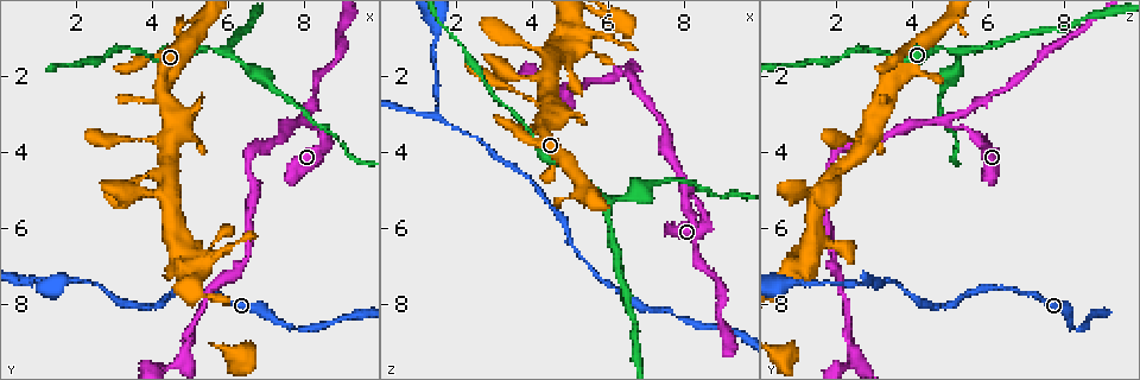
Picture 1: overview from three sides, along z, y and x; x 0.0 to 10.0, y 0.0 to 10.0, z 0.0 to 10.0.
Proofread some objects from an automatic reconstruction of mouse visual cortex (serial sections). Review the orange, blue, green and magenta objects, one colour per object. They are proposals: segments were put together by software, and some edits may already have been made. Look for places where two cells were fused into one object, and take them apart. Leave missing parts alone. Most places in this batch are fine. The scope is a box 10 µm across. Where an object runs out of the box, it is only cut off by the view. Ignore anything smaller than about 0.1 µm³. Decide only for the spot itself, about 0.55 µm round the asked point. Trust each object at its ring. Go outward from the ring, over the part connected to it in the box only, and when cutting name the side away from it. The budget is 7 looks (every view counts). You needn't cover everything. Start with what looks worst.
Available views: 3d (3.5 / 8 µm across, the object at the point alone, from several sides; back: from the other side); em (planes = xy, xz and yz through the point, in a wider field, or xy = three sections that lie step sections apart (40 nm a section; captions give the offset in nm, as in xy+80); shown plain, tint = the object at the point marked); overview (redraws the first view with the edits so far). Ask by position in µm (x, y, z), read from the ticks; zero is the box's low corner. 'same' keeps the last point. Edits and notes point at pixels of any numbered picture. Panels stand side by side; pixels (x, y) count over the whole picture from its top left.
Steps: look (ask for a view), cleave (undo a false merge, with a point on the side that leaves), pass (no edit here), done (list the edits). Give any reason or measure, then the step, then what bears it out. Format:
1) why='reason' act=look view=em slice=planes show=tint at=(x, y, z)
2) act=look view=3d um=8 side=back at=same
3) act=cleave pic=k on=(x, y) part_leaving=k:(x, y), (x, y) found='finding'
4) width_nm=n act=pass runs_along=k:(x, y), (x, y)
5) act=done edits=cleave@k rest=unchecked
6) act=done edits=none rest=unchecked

why='a fork' act=look view=3d um=3.5 at=(1.50, 7.45, 3.00)

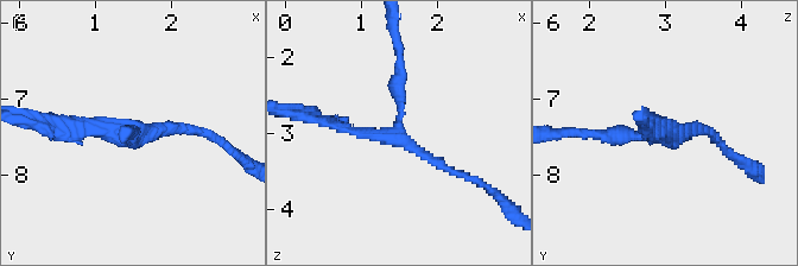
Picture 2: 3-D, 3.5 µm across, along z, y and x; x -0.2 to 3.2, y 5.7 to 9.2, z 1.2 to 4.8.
act=look view=em slice=planes show=tint at=(1.55, 7.40, 3.10)

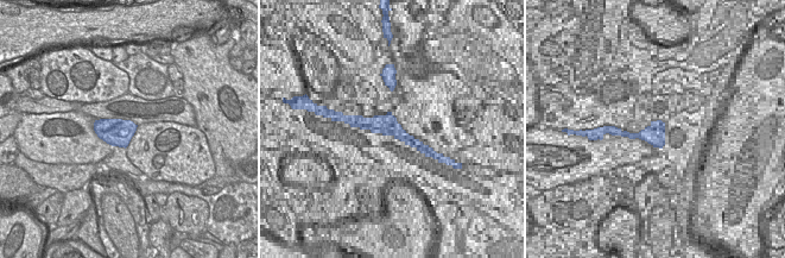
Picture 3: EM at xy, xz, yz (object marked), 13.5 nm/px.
arms=3 arm_widths_nm=100,150,200 act=pass runs_along=2:(466, 177), (399, 137), (399, 61) found='one cell here'

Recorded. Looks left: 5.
why='side arm on a straight run' act=look view=3d um=3.5 at=(8.05, 3.25, 4.95)

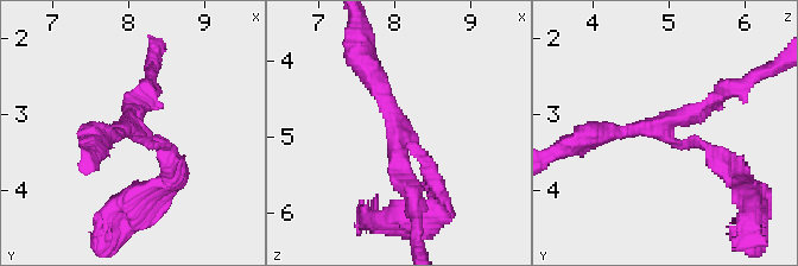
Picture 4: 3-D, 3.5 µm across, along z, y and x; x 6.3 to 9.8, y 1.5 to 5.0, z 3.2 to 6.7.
act=look view=em slice=xy step=5 show=tint at=(8.10, 3.25, 4.95)

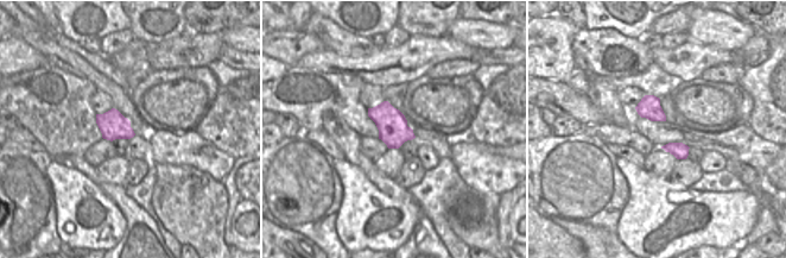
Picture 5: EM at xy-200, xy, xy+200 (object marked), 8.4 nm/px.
width_nm=260 act=pass runs_along=4:(435, 187), (365, 65) found='continuous, no second cell'

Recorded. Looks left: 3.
why='three arms meet' act=look view=3d um=3.5 side=back at=(5.80, 1.40, 5.25)

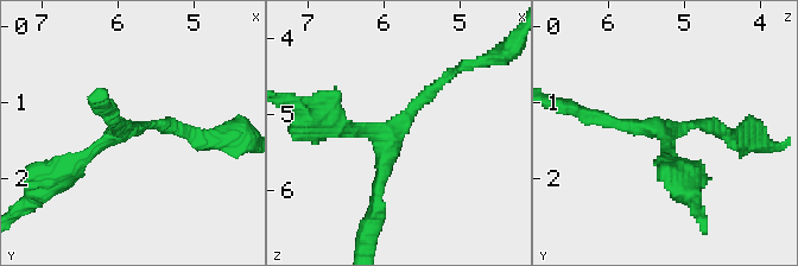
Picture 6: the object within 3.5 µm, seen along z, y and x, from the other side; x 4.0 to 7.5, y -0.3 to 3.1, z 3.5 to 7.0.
arms=3 arm_widths_nm=150,200,200 act=look view=em slice=xy step=3 show=tint at=(5.90, 1.35, 5.30)

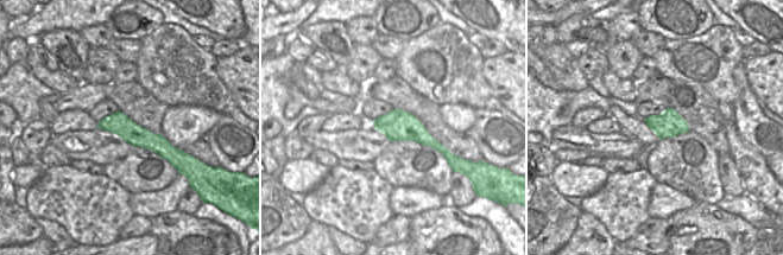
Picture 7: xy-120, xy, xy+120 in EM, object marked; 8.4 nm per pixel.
act=pass runs_along=6:(181, 130), (130, 126), (61, 173) found='continuous, no second cell'

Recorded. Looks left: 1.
act=done edits=none rest=unchecked

